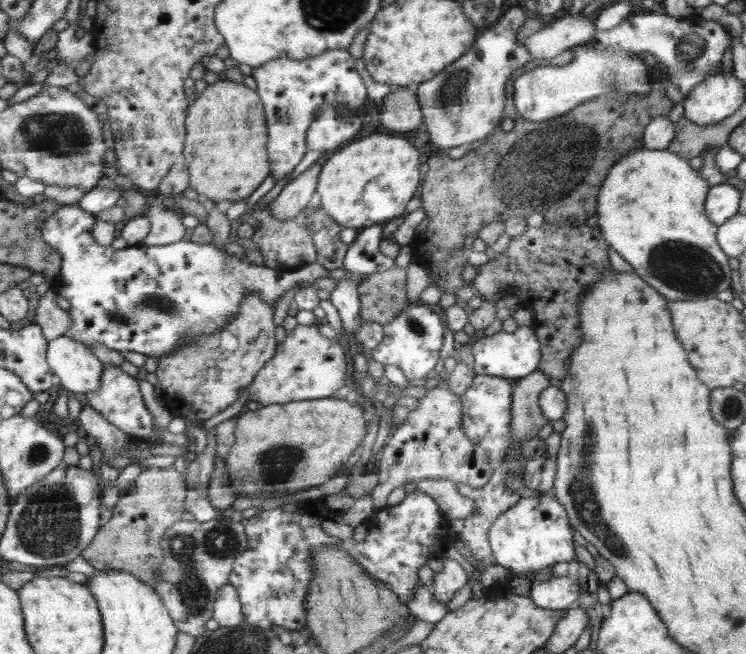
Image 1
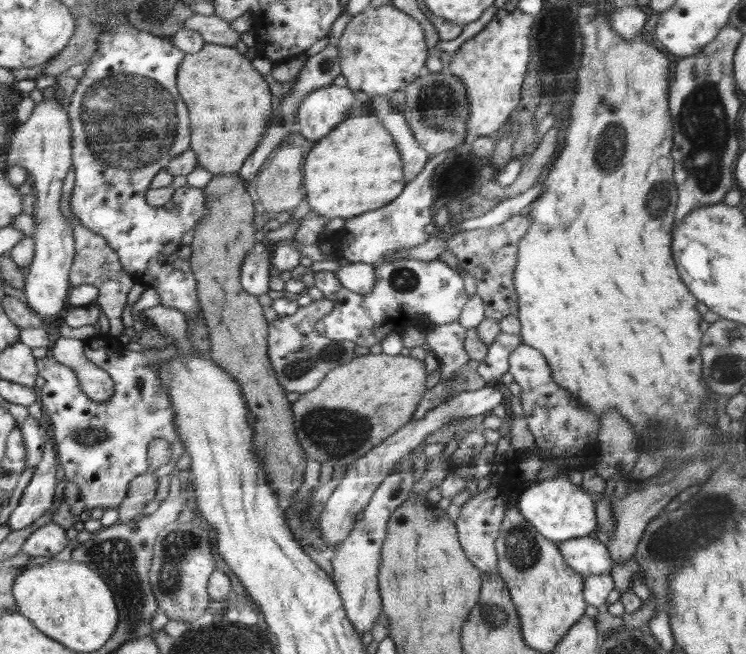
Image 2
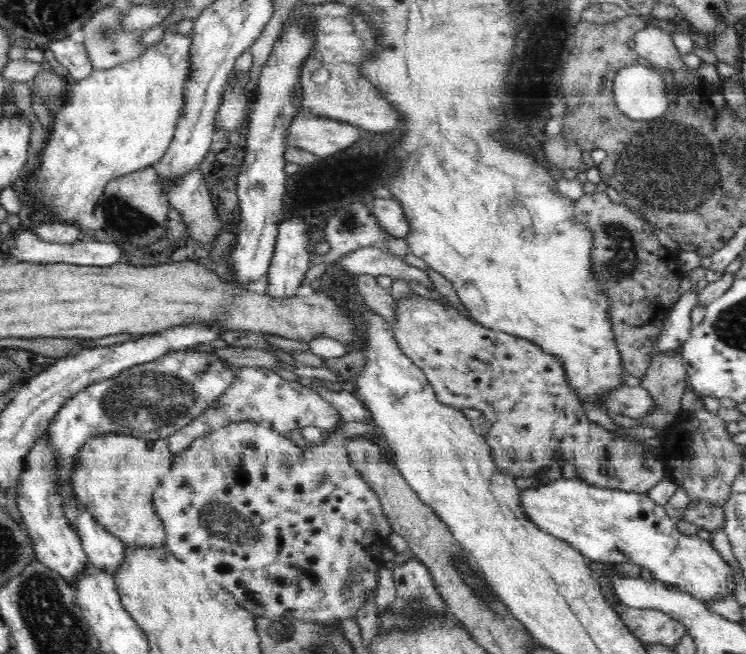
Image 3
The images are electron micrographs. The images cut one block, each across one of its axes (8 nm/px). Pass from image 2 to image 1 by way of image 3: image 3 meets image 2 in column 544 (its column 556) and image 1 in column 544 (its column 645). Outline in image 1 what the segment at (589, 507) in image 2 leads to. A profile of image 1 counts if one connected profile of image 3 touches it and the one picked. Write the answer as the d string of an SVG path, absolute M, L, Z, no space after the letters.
M549 492L534 497L524 496L506 513L496 517L490 528L490 543L496 565L508 568L513 577L518 578L522 575L528 578L528 572L537 573L540 568L570 562L577 556L568 513L563 503Z

